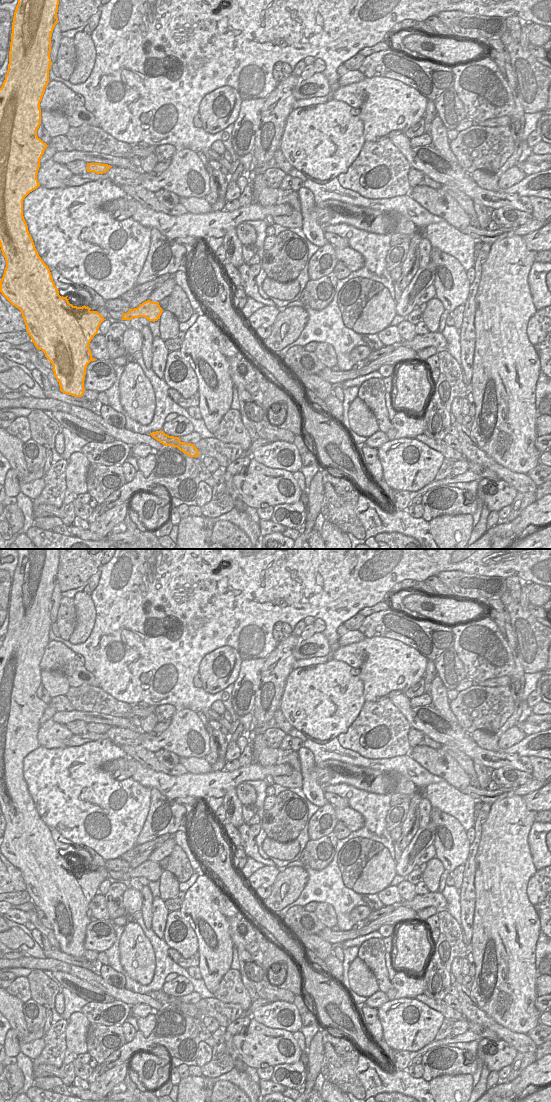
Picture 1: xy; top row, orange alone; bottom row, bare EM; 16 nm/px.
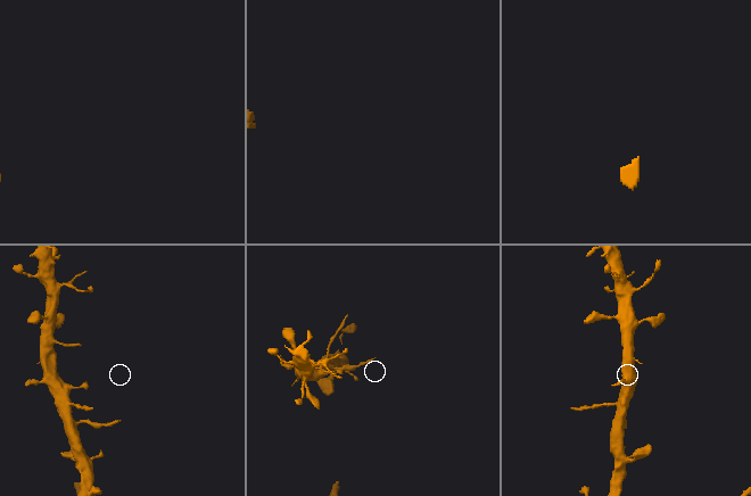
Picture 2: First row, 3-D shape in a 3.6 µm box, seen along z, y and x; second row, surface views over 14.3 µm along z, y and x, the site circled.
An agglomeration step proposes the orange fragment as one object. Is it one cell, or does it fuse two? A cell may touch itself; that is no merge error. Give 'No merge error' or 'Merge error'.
No merge error.

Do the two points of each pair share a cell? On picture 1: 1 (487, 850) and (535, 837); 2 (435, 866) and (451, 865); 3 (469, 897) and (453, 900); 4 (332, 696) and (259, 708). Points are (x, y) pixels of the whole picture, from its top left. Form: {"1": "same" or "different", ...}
{"1": "different", "2": "different", "3": "different", "4": "different"}

